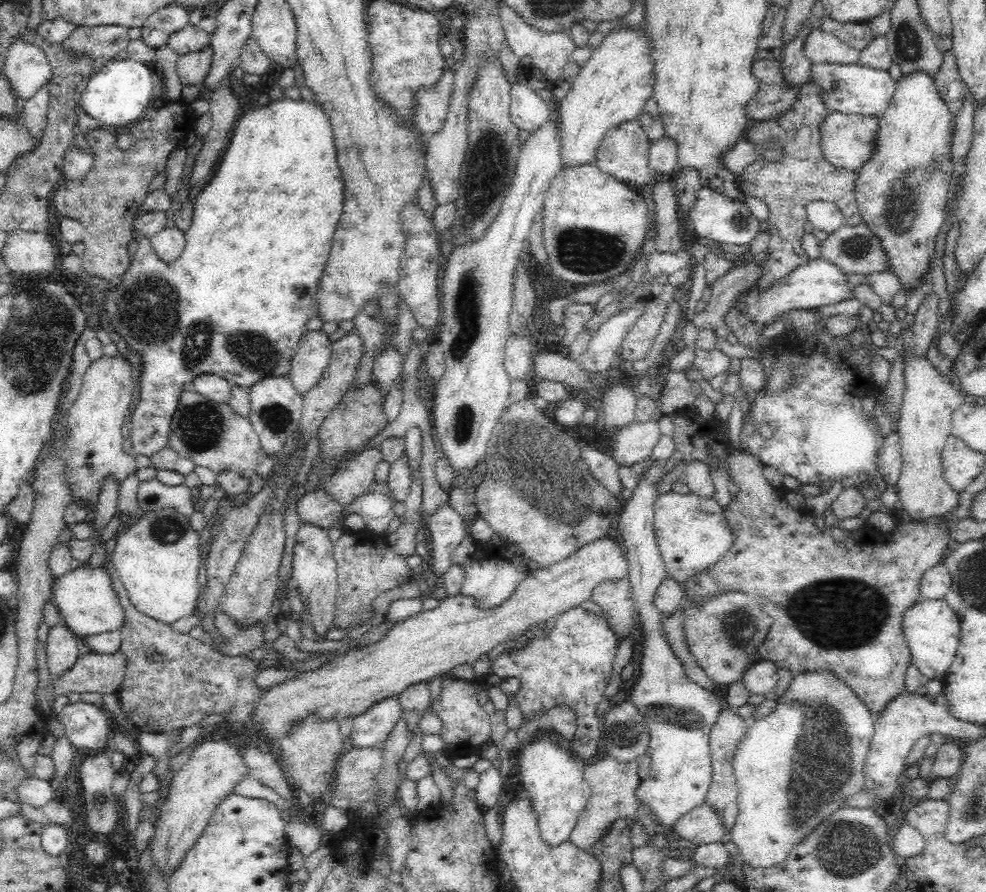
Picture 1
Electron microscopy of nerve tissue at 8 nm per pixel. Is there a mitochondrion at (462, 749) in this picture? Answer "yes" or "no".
no

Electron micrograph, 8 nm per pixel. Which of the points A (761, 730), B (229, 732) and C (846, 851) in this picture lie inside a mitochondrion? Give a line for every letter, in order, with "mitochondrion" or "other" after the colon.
A: other
B: other
C: mitochondrion

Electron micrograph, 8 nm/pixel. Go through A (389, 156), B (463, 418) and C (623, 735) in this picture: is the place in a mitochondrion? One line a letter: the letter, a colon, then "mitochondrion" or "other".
A: other
B: mitochondrion
C: mitochondrion

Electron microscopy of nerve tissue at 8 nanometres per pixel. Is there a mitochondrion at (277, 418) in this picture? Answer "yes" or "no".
yes

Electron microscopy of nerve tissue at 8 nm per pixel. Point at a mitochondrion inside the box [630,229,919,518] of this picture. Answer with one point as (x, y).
(857, 245)

